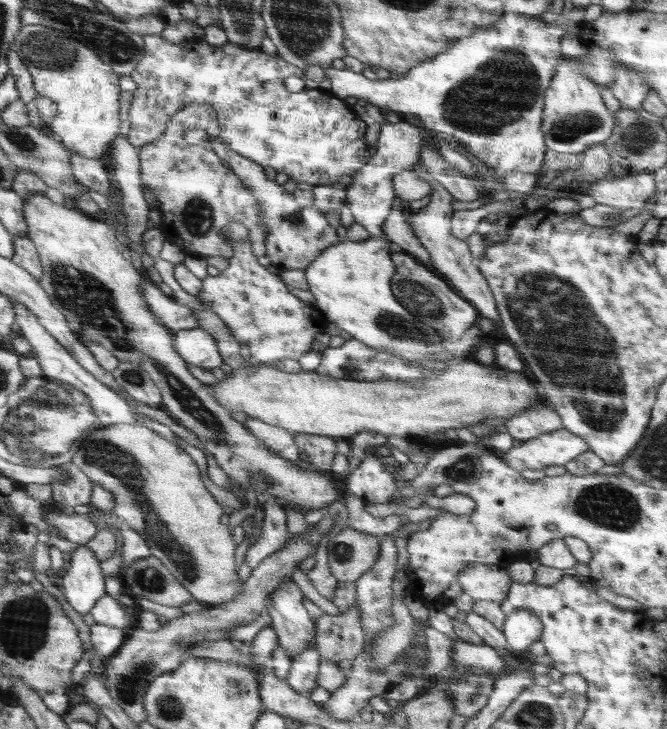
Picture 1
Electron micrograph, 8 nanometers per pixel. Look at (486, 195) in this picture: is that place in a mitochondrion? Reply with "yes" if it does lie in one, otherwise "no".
no

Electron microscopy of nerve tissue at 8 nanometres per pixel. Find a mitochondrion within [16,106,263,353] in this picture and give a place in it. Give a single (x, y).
(197, 217)

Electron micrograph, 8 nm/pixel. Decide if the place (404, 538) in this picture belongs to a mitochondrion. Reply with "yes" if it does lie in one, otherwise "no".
no

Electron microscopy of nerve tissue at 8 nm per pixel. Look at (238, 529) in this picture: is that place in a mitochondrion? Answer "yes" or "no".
no

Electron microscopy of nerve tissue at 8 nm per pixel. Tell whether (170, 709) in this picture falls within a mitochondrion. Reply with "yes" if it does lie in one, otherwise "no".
yes

